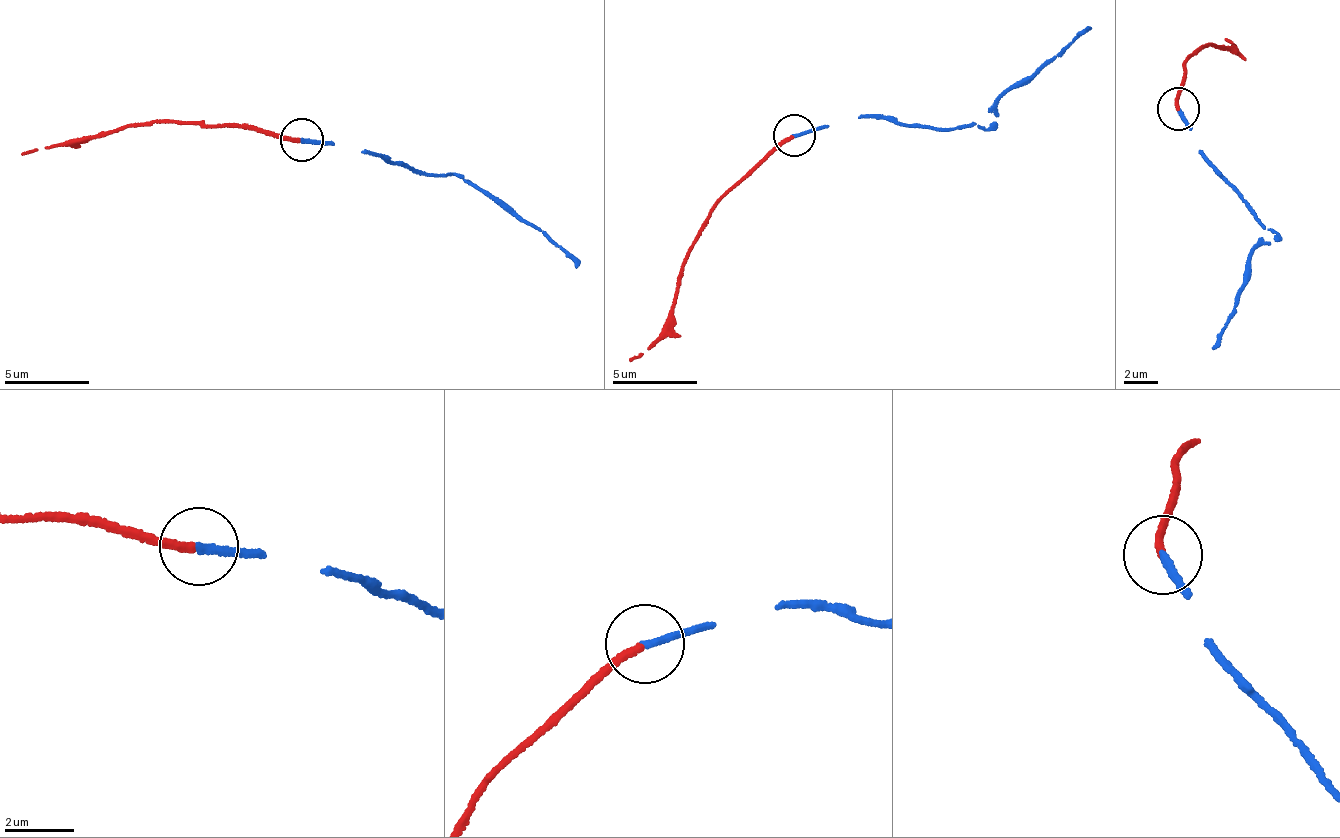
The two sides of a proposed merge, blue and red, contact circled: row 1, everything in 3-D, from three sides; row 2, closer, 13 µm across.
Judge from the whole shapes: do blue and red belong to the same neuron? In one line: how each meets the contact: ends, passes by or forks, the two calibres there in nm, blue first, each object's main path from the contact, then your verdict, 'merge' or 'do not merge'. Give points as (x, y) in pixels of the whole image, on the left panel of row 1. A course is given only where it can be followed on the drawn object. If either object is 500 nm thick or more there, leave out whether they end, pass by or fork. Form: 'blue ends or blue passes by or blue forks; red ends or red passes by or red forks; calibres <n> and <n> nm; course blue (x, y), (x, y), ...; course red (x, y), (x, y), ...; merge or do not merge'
blue ends; red ends; calibres 220 and 220 nm; course blue (302, 138), (385, 153), (395, 163), (453, 174), (480, 189), (545, 234), (577, 269); course red (298, 139), (168, 118), (21, 152); merge

